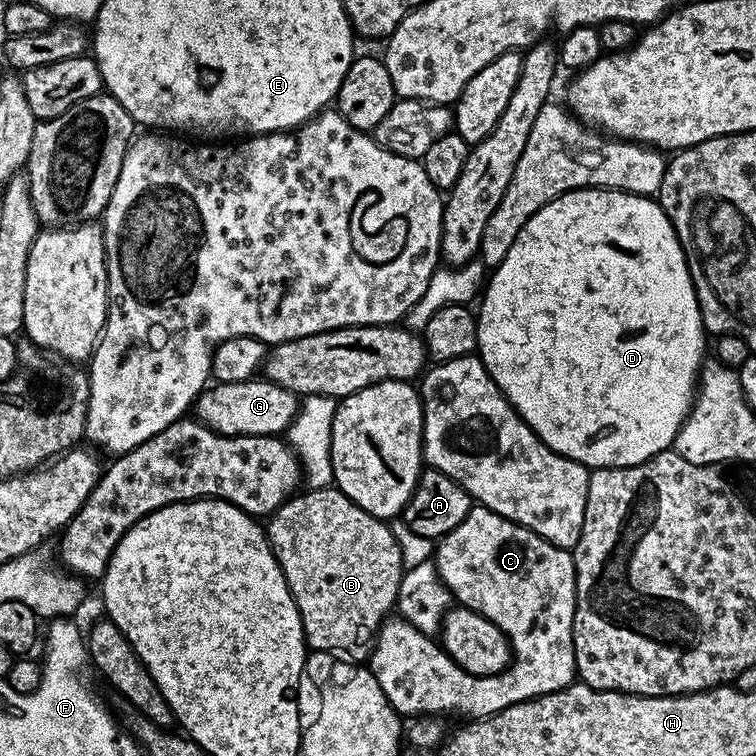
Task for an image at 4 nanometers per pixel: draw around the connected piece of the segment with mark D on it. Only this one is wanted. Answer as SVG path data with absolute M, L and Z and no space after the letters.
M575 188L573 192L546 202L546 206L542 206L542 210L533 214L526 226L518 230L514 246L506 250L506 258L502 258L497 268L491 269L483 285L479 304L476 347L480 361L486 366L492 381L499 386L500 393L536 431L536 437L550 446L550 450L576 460L591 470L641 464L659 452L669 451L675 445L676 436L684 425L684 417L692 407L694 393L698 388L698 377L705 359L706 329L680 240L676 237L670 218L660 209L655 199L635 196L632 192L620 192L617 188Z

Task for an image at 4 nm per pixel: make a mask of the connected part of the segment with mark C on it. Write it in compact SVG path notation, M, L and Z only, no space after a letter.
M473 506L466 514L466 518L462 518L462 522L458 522L458 526L454 526L454 530L450 530L445 536L440 537L435 548L436 556L434 556L434 563L437 574L439 574L441 582L452 593L455 603L474 610L486 617L490 622L494 622L494 626L498 626L498 630L502 630L508 638L508 645L512 648L513 661L503 672L499 672L493 676L472 676L470 673L462 671L431 635L415 629L410 622L404 620L400 615L393 615L391 618L385 620L380 625L379 630L376 631L376 639L372 641L370 667L374 678L378 678L378 686L382 686L386 698L391 702L397 713L403 714L405 717L408 715L408 718L420 718L423 716L440 718L443 717L443 712L457 712L460 716L468 716L464 718L483 718L506 710L518 702L534 700L538 696L557 692L573 684L577 679L576 659L574 658L574 630L572 629L572 619L574 618L574 610L576 609L576 568L572 564L572 553L569 549L556 548L549 540L543 540L538 534L534 534L528 528L523 528L520 524L513 522L513 520L507 520L505 516L499 516L494 510L483 506Z

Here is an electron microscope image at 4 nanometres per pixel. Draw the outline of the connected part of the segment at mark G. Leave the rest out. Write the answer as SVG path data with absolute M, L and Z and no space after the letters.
M253 378L242 382L213 383L201 392L194 405L195 419L223 436L280 436L287 433L292 419L299 412L301 401L298 396L265 378Z

